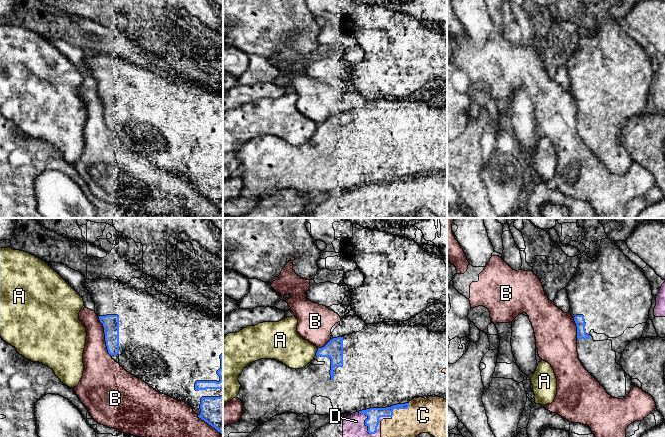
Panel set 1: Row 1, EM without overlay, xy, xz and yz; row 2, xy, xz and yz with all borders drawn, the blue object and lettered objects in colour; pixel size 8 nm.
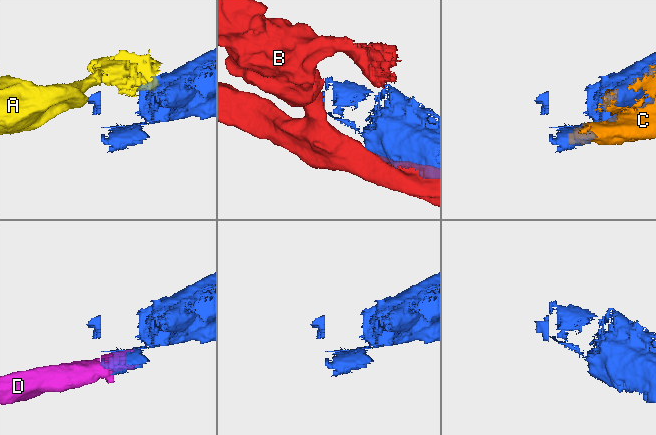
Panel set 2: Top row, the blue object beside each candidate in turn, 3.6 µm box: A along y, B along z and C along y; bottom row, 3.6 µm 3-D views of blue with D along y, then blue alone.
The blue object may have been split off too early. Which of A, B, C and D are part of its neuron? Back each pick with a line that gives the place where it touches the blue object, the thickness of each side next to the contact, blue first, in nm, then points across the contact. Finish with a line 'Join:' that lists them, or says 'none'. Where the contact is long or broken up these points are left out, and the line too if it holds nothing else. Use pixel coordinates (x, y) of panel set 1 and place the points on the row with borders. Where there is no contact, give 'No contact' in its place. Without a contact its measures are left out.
Join: none

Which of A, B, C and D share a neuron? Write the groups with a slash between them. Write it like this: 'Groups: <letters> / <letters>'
Groups: A / B / C D

